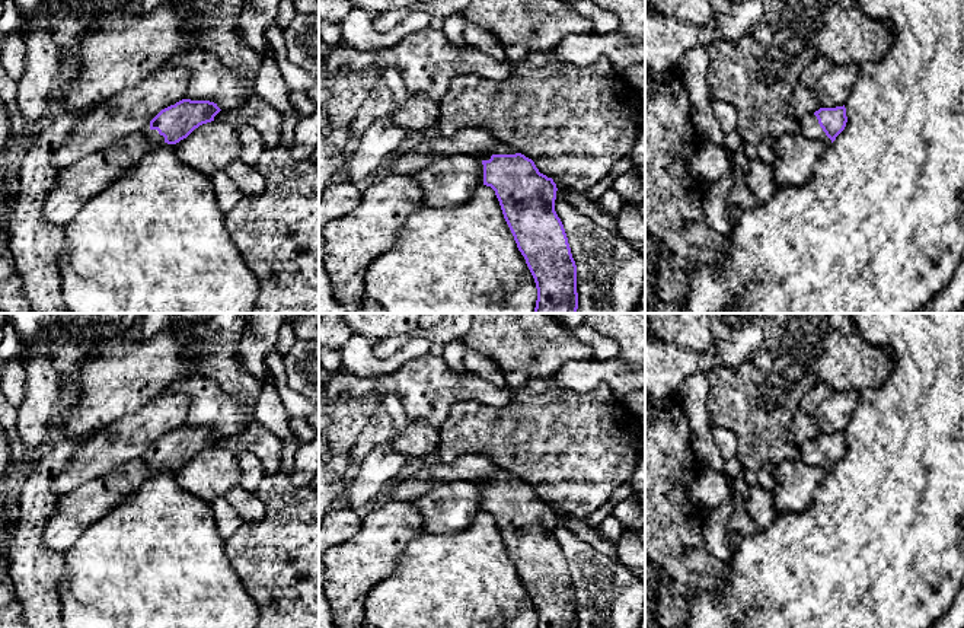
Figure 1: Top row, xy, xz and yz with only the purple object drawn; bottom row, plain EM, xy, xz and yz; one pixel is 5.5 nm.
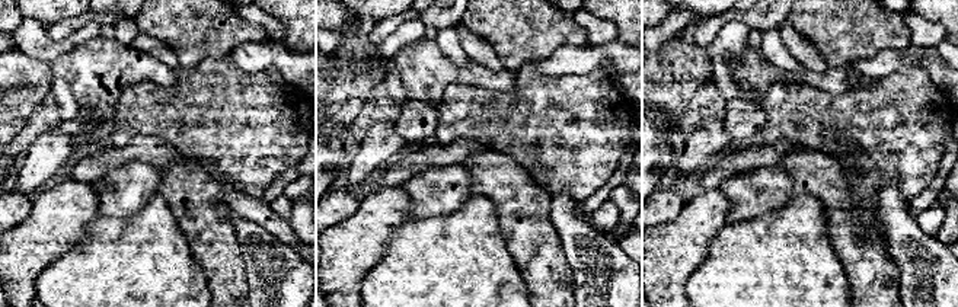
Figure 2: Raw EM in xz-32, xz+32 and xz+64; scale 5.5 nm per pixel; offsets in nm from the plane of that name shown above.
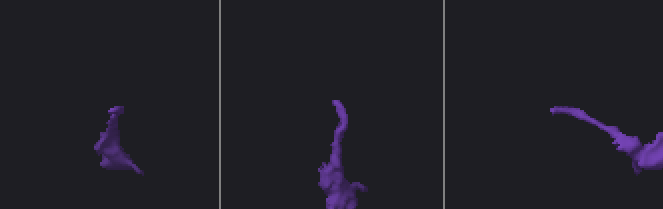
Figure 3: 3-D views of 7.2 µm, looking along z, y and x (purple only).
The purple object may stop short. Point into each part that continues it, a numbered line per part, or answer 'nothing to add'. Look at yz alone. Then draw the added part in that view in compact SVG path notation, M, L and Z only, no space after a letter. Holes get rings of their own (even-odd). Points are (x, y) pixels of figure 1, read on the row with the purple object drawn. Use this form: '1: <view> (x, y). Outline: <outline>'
1: yz (808, 126). Outline: M808 112L807 115L801 118L798 131L807 138L820 140L826 143L827 146L831 144L831 140L826 136L826 133L820 127L814 112Z

